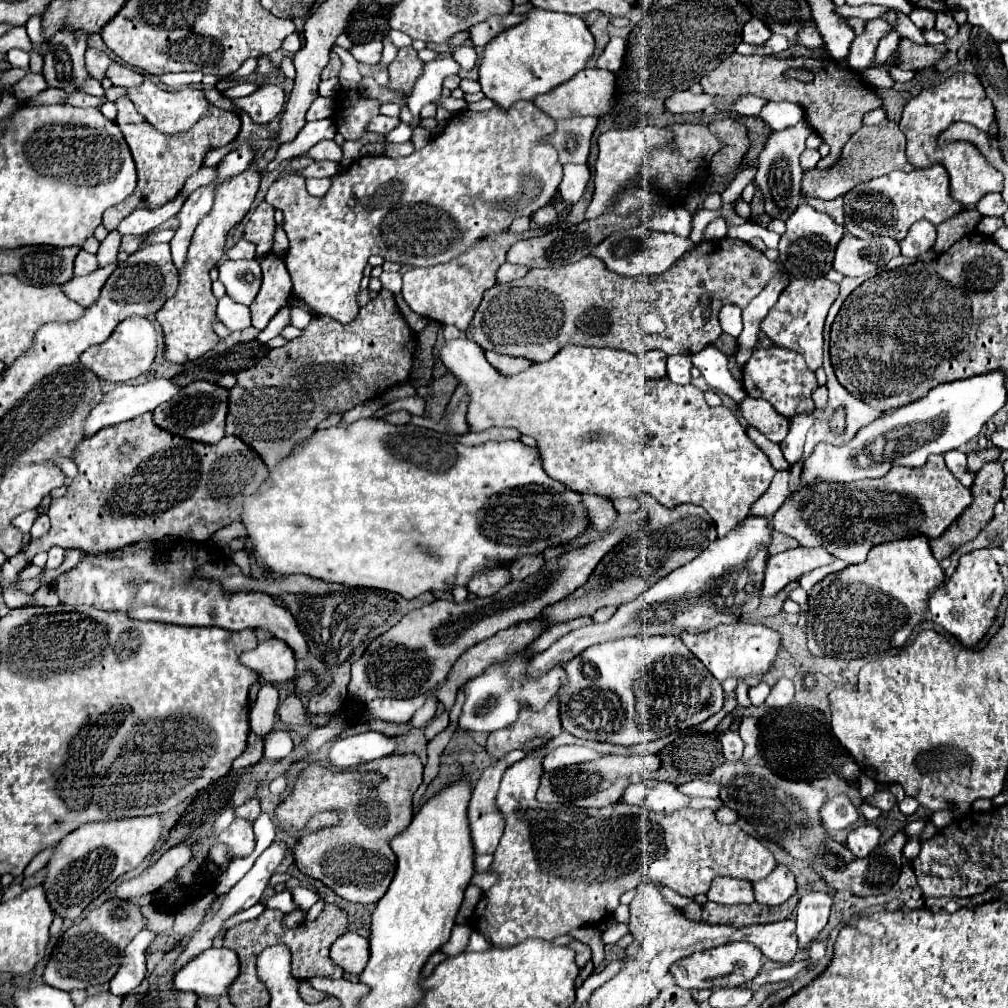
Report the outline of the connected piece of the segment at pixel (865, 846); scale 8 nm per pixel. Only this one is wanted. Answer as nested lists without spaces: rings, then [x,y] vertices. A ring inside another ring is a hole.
[[[863,824],[855,830],[849,832],[847,836],[847,848],[857,856],[857,858],[865,858],[881,840],[881,832],[877,826],[873,824]]]

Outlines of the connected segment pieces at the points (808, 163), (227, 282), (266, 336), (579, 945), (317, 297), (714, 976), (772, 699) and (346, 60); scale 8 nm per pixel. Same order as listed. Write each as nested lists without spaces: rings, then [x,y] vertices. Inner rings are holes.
[[[805,148],[805,152],[801,154],[801,168],[803,170],[809,170],[813,166],[817,166],[817,162],[821,160],[821,154],[819,150],[811,150],[811,148]]]
[[[225,260],[219,264],[219,280],[229,298],[249,306],[261,286],[261,266],[255,260]]]
[[[285,306],[285,308],[279,310],[279,314],[277,314],[273,320],[270,320],[267,328],[257,334],[257,342],[263,342],[263,344],[269,342],[271,338],[279,336],[279,332],[281,332],[287,324],[289,324],[289,308]]]
[[[575,940],[575,942],[571,942],[569,946],[577,952],[577,966],[579,966],[579,968],[583,968],[583,966],[591,960],[591,954],[593,954],[593,952],[591,952],[591,948],[589,948],[587,944],[583,944],[583,942],[577,942],[577,940]]]
[[[517,100],[509,110],[501,110],[499,106],[493,106],[491,110],[485,110],[485,112],[465,110],[465,112],[453,114],[453,118],[447,122],[447,126],[443,128],[441,134],[435,134],[435,138],[431,138],[425,148],[415,150],[413,154],[409,154],[405,158],[363,156],[363,158],[355,160],[349,168],[345,168],[343,172],[331,176],[331,188],[329,188],[329,192],[323,198],[309,196],[309,192],[305,188],[305,178],[299,176],[299,174],[287,174],[287,176],[279,178],[277,182],[271,184],[265,200],[283,212],[283,230],[287,232],[287,238],[289,238],[289,250],[287,250],[283,262],[285,262],[285,268],[287,268],[291,280],[293,280],[291,294],[295,298],[303,300],[315,314],[329,316],[329,318],[333,318],[333,320],[337,320],[341,324],[349,324],[349,320],[355,320],[357,312],[359,312],[357,292],[359,292],[359,284],[361,284],[361,278],[363,278],[363,268],[367,266],[367,260],[369,260],[371,254],[397,258],[399,264],[409,264],[409,266],[435,266],[435,264],[441,264],[441,262],[449,262],[457,254],[465,252],[479,238],[485,238],[485,236],[495,234],[499,230],[507,230],[517,216],[531,216],[531,214],[535,214],[539,208],[549,204],[549,200],[555,196],[555,192],[559,188],[559,182],[563,178],[563,166],[557,160],[555,148],[553,146],[543,146],[539,142],[549,132],[553,132],[553,118],[543,114],[533,102]],[[355,186],[365,186],[365,192],[363,194],[355,192]]]
[[[747,942],[723,944],[705,952],[695,952],[671,964],[669,974],[675,978],[675,984],[685,990],[703,990],[703,988],[729,988],[753,980],[761,970],[761,950]]]
[[[781,678],[773,688],[771,688],[771,694],[767,696],[765,704],[769,708],[785,708],[793,702],[795,698],[795,686],[789,678]]]
[[[334,45],[332,50],[339,54],[343,66],[341,66],[341,72],[339,72],[339,82],[341,82],[341,88],[343,90],[357,90],[359,88],[359,82],[361,82],[361,74],[359,74],[359,68],[357,68],[357,60],[343,48]]]

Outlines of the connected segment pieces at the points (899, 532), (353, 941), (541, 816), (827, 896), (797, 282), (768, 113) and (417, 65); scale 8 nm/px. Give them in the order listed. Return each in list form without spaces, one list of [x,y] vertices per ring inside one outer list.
[[[929,456],[927,464],[919,468],[897,466],[891,468],[887,476],[877,480],[857,480],[857,482],[821,482],[813,486],[805,486],[797,492],[791,492],[781,508],[777,510],[777,530],[795,538],[801,546],[825,546],[829,554],[847,562],[861,564],[867,552],[889,540],[903,540],[913,536],[937,538],[941,536],[949,524],[971,504],[973,496],[967,486],[963,486],[945,466],[943,456]]]
[[[347,932],[331,946],[331,960],[349,974],[361,974],[369,960],[369,942],[367,938]]]
[[[545,752],[527,754],[523,760],[507,768],[495,798],[495,804],[505,818],[505,830],[491,864],[497,882],[483,892],[479,910],[475,908],[471,920],[471,926],[479,926],[477,930],[481,930],[493,948],[515,946],[527,936],[553,940],[575,928],[597,926],[615,912],[625,890],[633,890],[647,880],[661,880],[677,894],[693,898],[697,894],[707,894],[711,880],[717,876],[755,882],[775,868],[775,858],[767,846],[743,832],[737,824],[721,824],[713,810],[685,808],[673,814],[661,814],[625,802],[609,804],[605,808],[541,804],[535,800],[535,793],[543,772],[543,756]]]
[[[809,892],[801,896],[797,904],[797,938],[799,946],[807,946],[815,940],[815,936],[825,928],[829,922],[829,912],[833,906],[831,892]]]
[[[795,278],[789,282],[785,292],[781,292],[777,304],[769,310],[763,320],[763,332],[781,348],[789,348],[799,352],[807,366],[815,372],[823,362],[823,326],[831,304],[839,296],[839,286],[829,282],[827,278]]]
[[[767,102],[759,114],[759,118],[773,130],[789,128],[803,118],[801,108],[793,102]]]
[[[413,46],[401,48],[397,52],[397,58],[389,64],[389,86],[387,88],[401,90],[409,96],[421,72],[423,72],[423,62],[419,60],[417,50]]]

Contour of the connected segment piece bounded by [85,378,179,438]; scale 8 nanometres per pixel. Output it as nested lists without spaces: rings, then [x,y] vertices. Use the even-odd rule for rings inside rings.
[[[165,378],[149,380],[145,384],[117,384],[115,390],[103,394],[101,404],[91,408],[89,416],[85,418],[85,438],[91,438],[101,428],[115,426],[115,424],[125,422],[125,420],[133,420],[133,418],[137,418],[137,416],[141,416],[145,412],[153,412],[153,408],[157,408],[165,400],[173,398],[177,392],[179,392],[179,386],[175,386],[171,380],[165,380]]]

